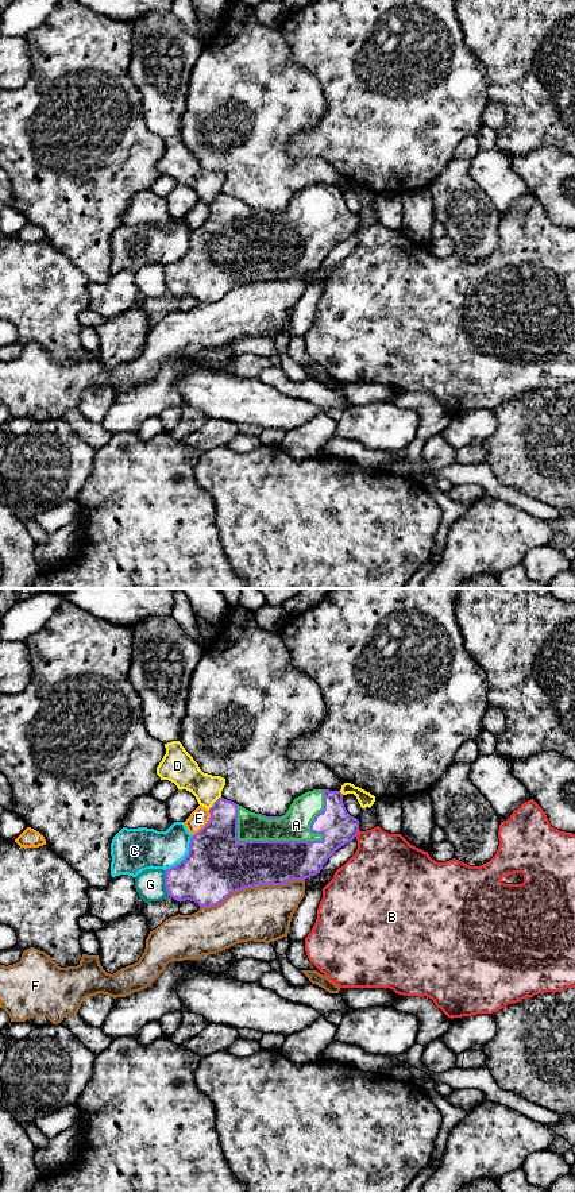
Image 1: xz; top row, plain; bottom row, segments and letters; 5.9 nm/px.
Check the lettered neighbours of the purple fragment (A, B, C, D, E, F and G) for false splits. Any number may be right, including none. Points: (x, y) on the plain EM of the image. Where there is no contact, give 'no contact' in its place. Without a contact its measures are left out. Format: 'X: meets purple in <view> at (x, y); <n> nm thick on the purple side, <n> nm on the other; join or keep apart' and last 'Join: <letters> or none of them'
A: meets purple in xz at (265, 236); 320 nm thick on the purple side, 180 nm on the other; join
B: meets purple in xz at (358, 227); 200 nm thick on the purple side, 380 nm on the other; keep apart
C: meets purple in xz at (185, 253); 380 nm thick on the purple side, 240 nm on the other; keep apart
D: meets purple in xz at (213, 199); 260 nm thick on the purple side, 180 nm on the other; keep apart
E: meets purple in xz at (207, 219); 380 nm thick on the purple side, 110 nm on the other; keep apart
F: meets purple in xz at (251, 281); 380 nm thick on the purple side, 340 nm on the other; keep apart
G: meets purple in xz at (165, 278); 320 nm thick on the purple side, 180 nm on the other; keep apart
Join: A

